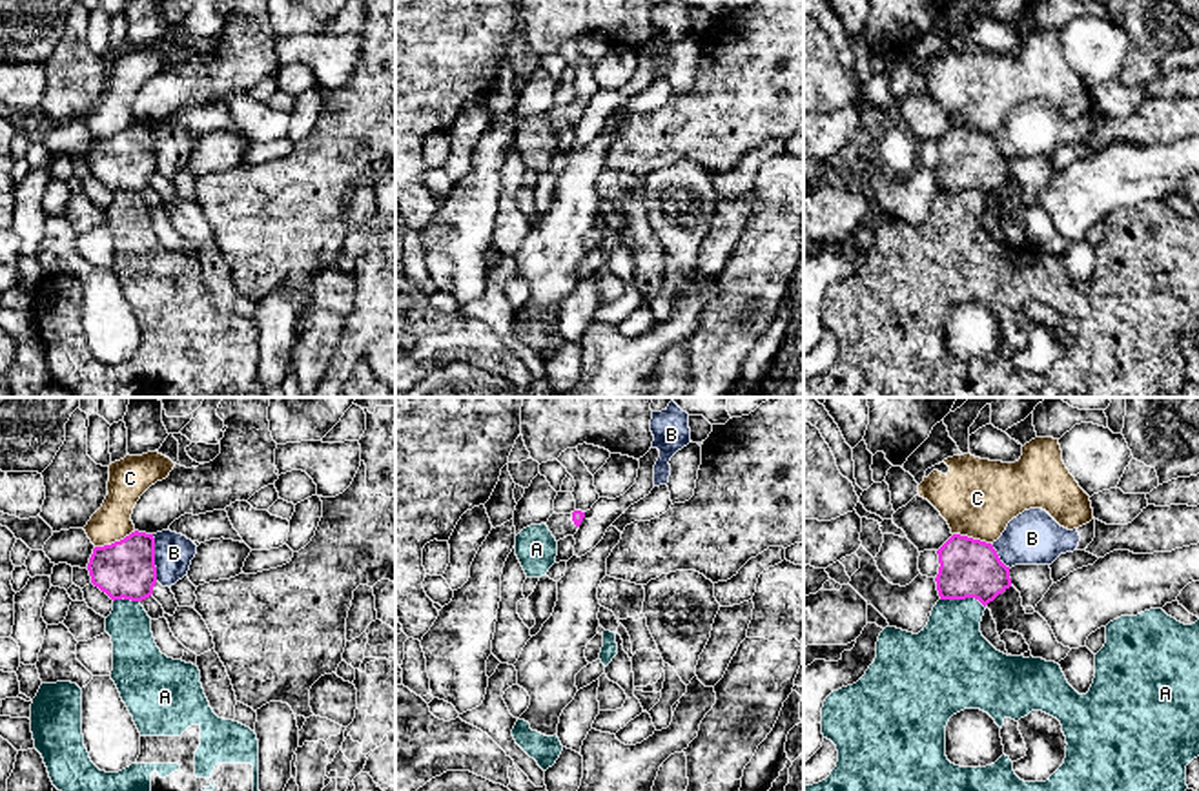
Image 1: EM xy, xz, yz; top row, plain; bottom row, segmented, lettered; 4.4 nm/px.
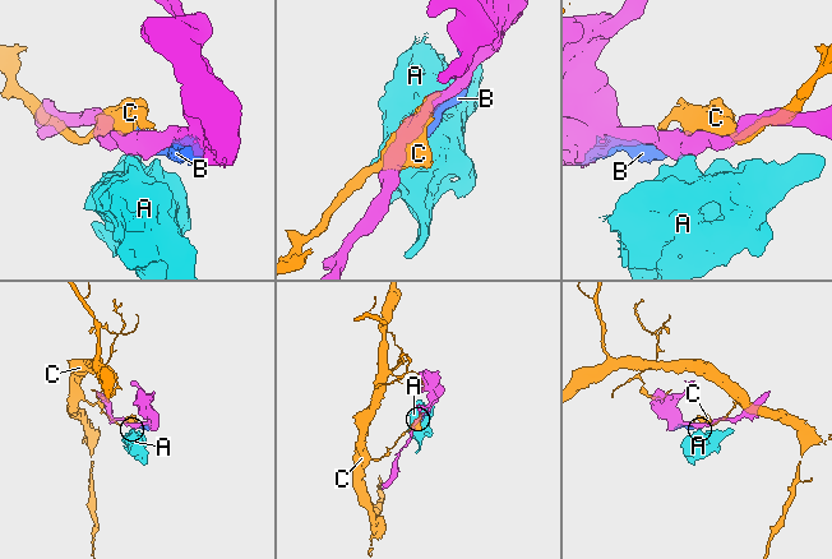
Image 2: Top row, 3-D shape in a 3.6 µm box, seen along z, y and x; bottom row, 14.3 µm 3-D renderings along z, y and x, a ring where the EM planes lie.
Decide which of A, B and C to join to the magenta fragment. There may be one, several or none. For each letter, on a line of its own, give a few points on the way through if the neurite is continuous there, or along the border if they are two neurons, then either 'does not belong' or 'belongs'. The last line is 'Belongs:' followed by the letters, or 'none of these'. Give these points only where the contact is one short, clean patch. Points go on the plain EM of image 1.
A: border yz (941, 190), (975, 190), (984, 199); does not belong
B: does not belong
C: does not belong
Belongs: none of these

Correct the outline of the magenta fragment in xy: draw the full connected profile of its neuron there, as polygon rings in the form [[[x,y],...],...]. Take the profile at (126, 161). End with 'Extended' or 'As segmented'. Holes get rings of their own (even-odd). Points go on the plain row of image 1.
[[[135,122],[120,133],[95,139],[87,162],[91,175],[113,193],[149,190],[157,175],[153,126]]]. As segmented

